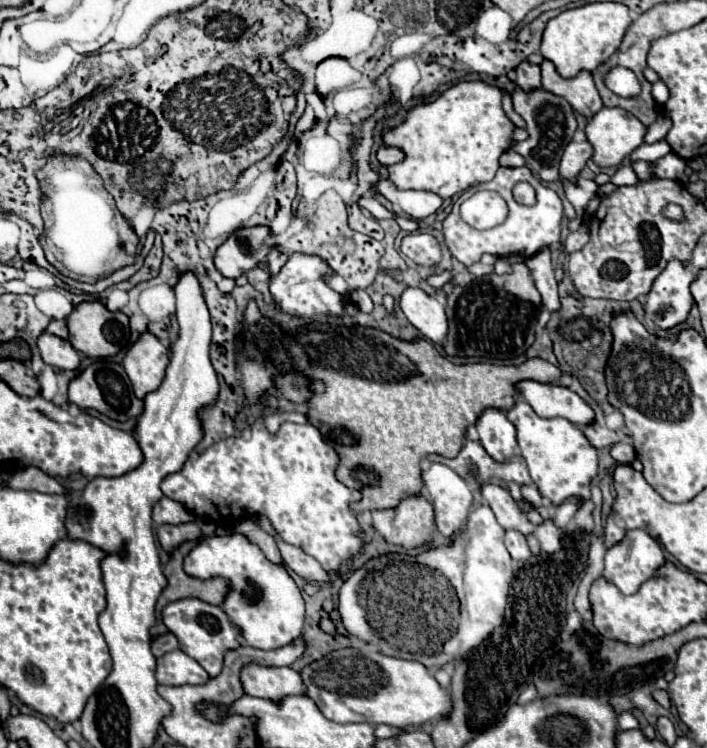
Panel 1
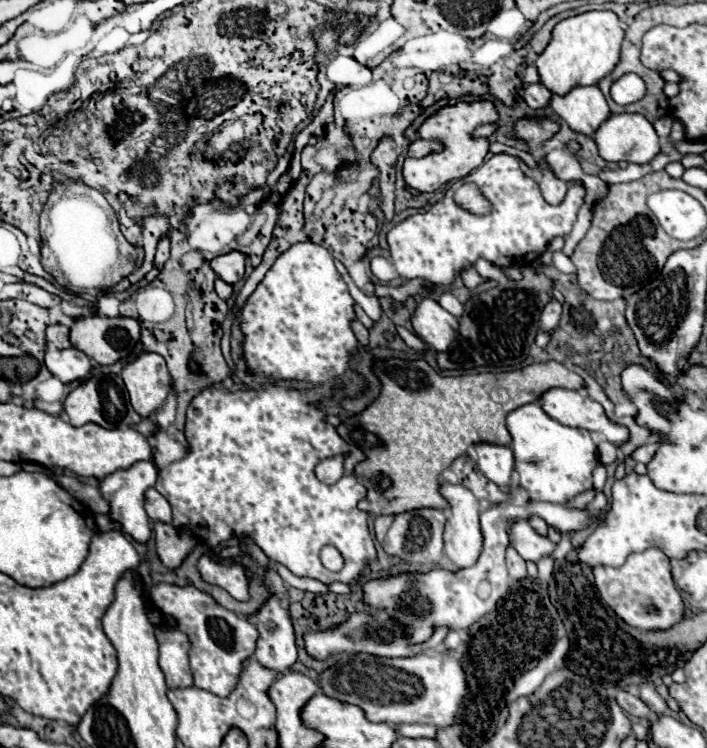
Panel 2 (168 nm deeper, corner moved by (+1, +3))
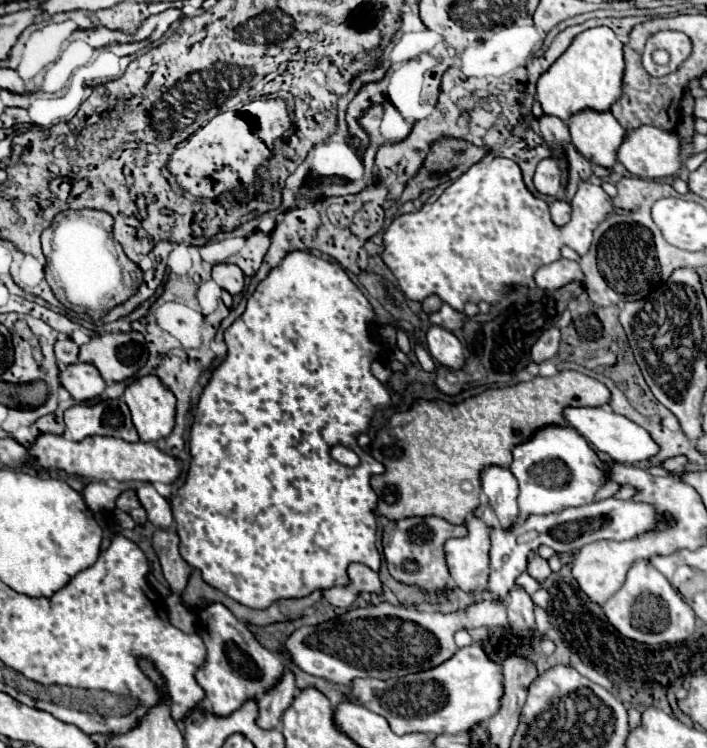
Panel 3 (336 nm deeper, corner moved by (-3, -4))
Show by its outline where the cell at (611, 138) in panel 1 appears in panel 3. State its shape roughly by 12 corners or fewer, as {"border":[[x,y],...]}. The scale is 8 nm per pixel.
{"border":[[654,126],[630,132],[618,160],[646,180],[676,176],[680,138]]}

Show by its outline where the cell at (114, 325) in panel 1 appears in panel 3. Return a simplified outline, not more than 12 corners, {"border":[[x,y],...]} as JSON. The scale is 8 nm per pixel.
{"border":[[140,332],[94,336],[80,362],[124,382],[148,360]]}

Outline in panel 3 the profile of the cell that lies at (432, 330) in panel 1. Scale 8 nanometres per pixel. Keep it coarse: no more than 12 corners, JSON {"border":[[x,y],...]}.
{"border":[[446,328],[426,334],[430,356],[450,370],[464,366],[464,346]]}

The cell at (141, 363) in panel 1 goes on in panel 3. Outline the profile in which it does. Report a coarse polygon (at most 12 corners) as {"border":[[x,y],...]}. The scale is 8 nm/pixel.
{"border":[[156,376],[122,398],[142,442],[172,432],[176,398]]}

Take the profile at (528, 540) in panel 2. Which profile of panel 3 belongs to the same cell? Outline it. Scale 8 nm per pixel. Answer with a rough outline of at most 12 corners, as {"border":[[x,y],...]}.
{"border":[[536,554],[528,562],[528,574],[546,580],[552,574],[548,562]]}

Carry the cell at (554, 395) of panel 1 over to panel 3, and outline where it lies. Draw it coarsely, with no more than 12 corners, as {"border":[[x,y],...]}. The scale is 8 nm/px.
{"border":[[566,408],[570,426],[622,464],[660,446],[642,426],[606,408]]}

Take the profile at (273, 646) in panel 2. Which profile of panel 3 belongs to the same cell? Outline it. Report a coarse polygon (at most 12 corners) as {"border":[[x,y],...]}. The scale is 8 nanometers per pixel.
{"border":[[292,672],[272,692],[256,698],[260,728],[278,726],[294,700]]}

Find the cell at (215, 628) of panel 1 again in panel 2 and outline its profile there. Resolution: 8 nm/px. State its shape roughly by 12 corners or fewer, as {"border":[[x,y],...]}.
{"border":[[186,585],[150,589],[188,637],[194,685],[226,697],[258,631]]}

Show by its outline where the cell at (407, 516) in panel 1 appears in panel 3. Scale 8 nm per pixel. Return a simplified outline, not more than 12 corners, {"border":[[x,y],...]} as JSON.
{"border":[[444,518],[396,522],[386,554],[394,580],[446,588],[442,546],[468,534]]}

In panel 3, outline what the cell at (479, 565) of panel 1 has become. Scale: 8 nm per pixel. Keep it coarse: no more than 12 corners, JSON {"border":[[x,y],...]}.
{"border":[[606,498],[490,532],[488,592],[506,598],[528,554],[632,540],[674,526],[636,500]]}

